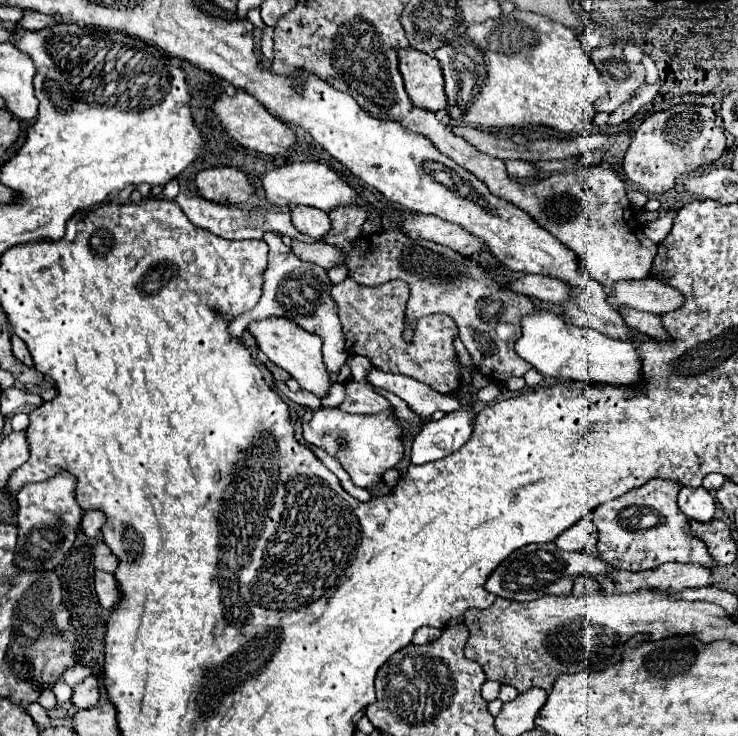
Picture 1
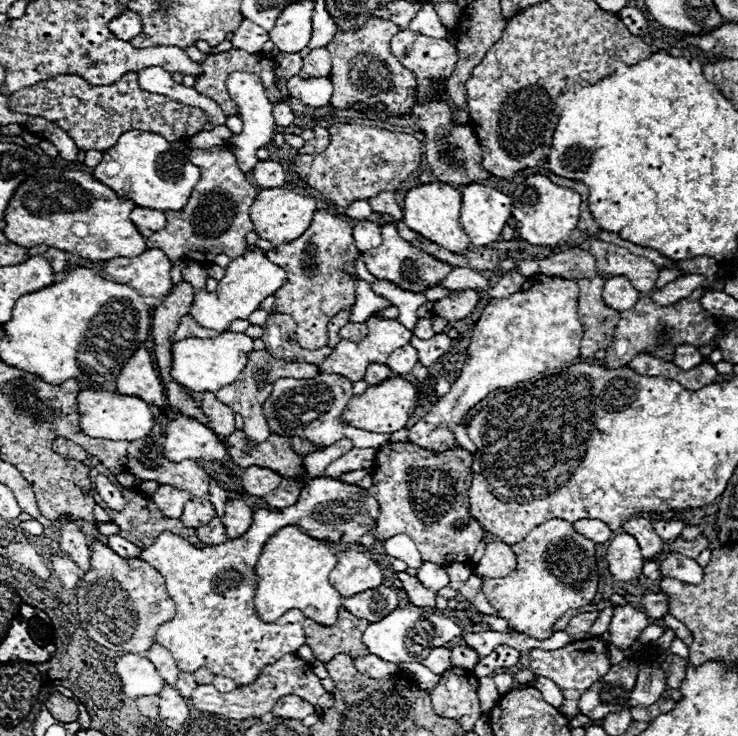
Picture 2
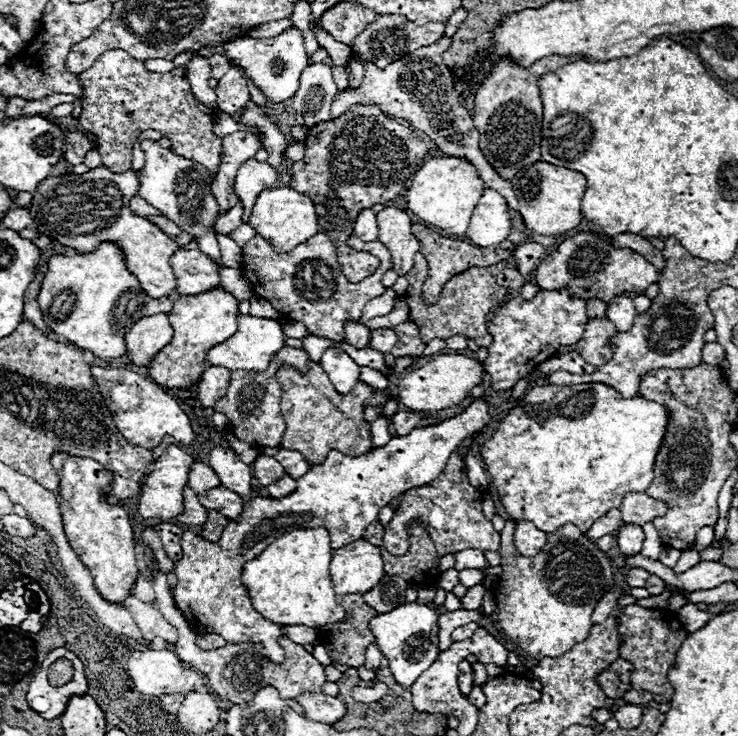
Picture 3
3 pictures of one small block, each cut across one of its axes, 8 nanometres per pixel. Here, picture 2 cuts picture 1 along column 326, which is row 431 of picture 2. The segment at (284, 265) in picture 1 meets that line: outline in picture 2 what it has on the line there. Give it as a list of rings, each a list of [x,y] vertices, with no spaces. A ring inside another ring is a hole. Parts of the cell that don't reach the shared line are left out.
[[[318,374],[310,380],[296,380],[296,378],[280,378],[274,384],[272,396],[264,402],[264,412],[268,416],[268,426],[272,432],[280,432],[286,436],[304,436],[306,440],[312,440],[314,444],[332,446],[334,442],[342,438],[350,438],[354,446],[360,448],[380,448],[388,442],[388,434],[368,432],[354,428],[350,424],[342,422],[342,412],[348,400],[354,396],[352,382],[346,376],[338,374]]]

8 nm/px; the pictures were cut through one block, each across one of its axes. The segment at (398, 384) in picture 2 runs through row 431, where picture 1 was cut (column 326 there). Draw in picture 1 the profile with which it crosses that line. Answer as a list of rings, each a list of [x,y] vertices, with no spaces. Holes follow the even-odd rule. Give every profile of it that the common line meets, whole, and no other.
[[[274,318],[274,320],[258,320],[258,322],[252,322],[248,326],[248,330],[256,336],[256,342],[260,346],[260,350],[274,362],[278,364],[280,368],[284,368],[286,372],[290,372],[290,376],[294,380],[298,380],[298,384],[316,394],[318,398],[324,398],[328,396],[330,388],[332,388],[332,378],[330,378],[330,372],[324,364],[324,358],[322,358],[322,340],[314,334],[308,334],[306,330],[298,328],[294,322],[290,320],[282,320],[282,318]]]

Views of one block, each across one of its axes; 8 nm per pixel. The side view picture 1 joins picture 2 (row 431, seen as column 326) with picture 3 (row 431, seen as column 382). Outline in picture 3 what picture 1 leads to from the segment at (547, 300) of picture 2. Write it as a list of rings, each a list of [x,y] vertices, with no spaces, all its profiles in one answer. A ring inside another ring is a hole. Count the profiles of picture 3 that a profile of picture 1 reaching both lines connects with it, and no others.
[[[484,398],[474,400],[462,414],[444,420],[442,424],[436,426],[424,426],[424,428],[414,428],[410,434],[406,436],[396,436],[392,438],[386,446],[382,448],[374,448],[368,454],[362,456],[344,456],[340,450],[330,450],[328,458],[318,464],[312,466],[302,478],[298,478],[298,488],[284,498],[252,498],[244,504],[242,514],[236,520],[230,520],[228,526],[224,528],[224,534],[218,542],[210,542],[204,540],[200,536],[196,536],[194,532],[184,532],[182,534],[182,552],[184,556],[180,560],[176,560],[176,578],[178,584],[172,590],[176,608],[190,620],[190,612],[192,616],[212,634],[220,634],[226,642],[244,642],[244,640],[252,640],[252,642],[262,642],[266,656],[272,662],[280,662],[284,660],[284,650],[278,646],[278,636],[282,634],[282,626],[268,622],[264,616],[260,616],[248,596],[246,586],[242,584],[242,566],[252,560],[256,554],[260,554],[270,542],[274,542],[274,538],[280,536],[280,532],[290,532],[290,530],[300,530],[300,528],[316,528],[316,526],[326,526],[330,530],[330,540],[332,540],[332,550],[338,550],[354,540],[360,540],[364,536],[364,530],[368,524],[372,524],[378,518],[378,512],[382,506],[390,504],[392,498],[404,494],[410,488],[416,486],[424,486],[428,482],[432,482],[446,466],[450,454],[460,446],[460,442],[476,432],[482,430],[486,424],[490,422],[488,416],[488,402]]]

